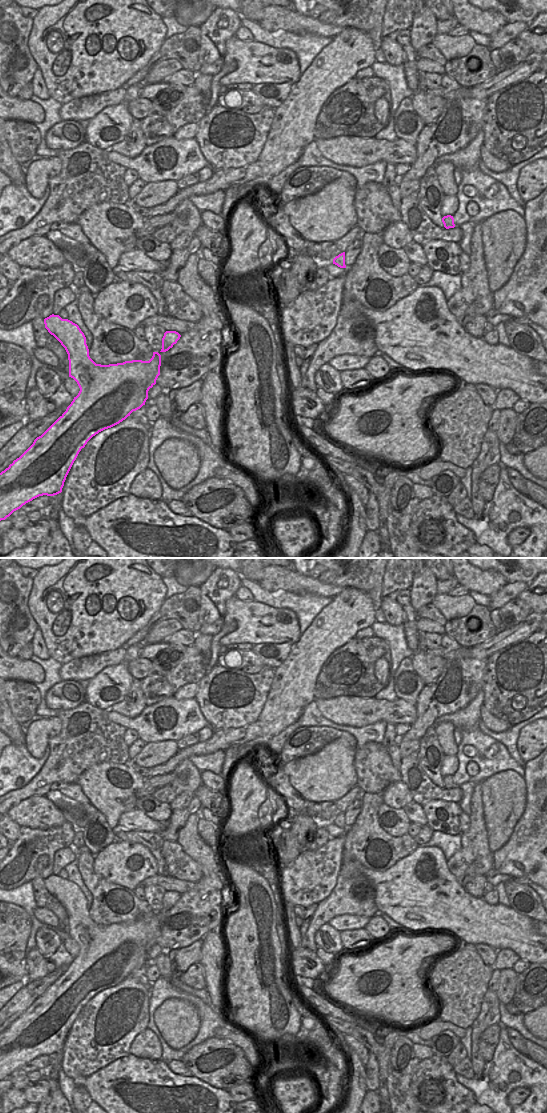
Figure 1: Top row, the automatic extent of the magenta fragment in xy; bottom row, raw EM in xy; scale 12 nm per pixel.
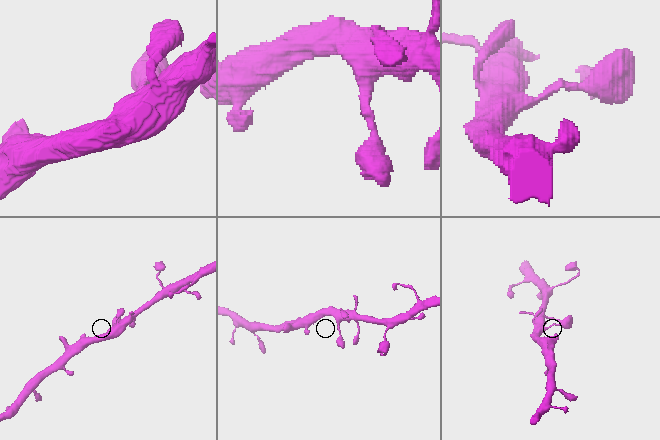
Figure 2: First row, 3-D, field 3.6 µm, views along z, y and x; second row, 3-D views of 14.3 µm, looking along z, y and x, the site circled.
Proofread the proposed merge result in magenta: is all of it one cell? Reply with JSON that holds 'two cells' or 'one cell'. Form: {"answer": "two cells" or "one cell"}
{"answer": "one cell"}

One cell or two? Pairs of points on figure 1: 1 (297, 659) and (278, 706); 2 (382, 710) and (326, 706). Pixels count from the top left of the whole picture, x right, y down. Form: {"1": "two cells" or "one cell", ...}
{"1": "one cell", "2": "one cell"}

